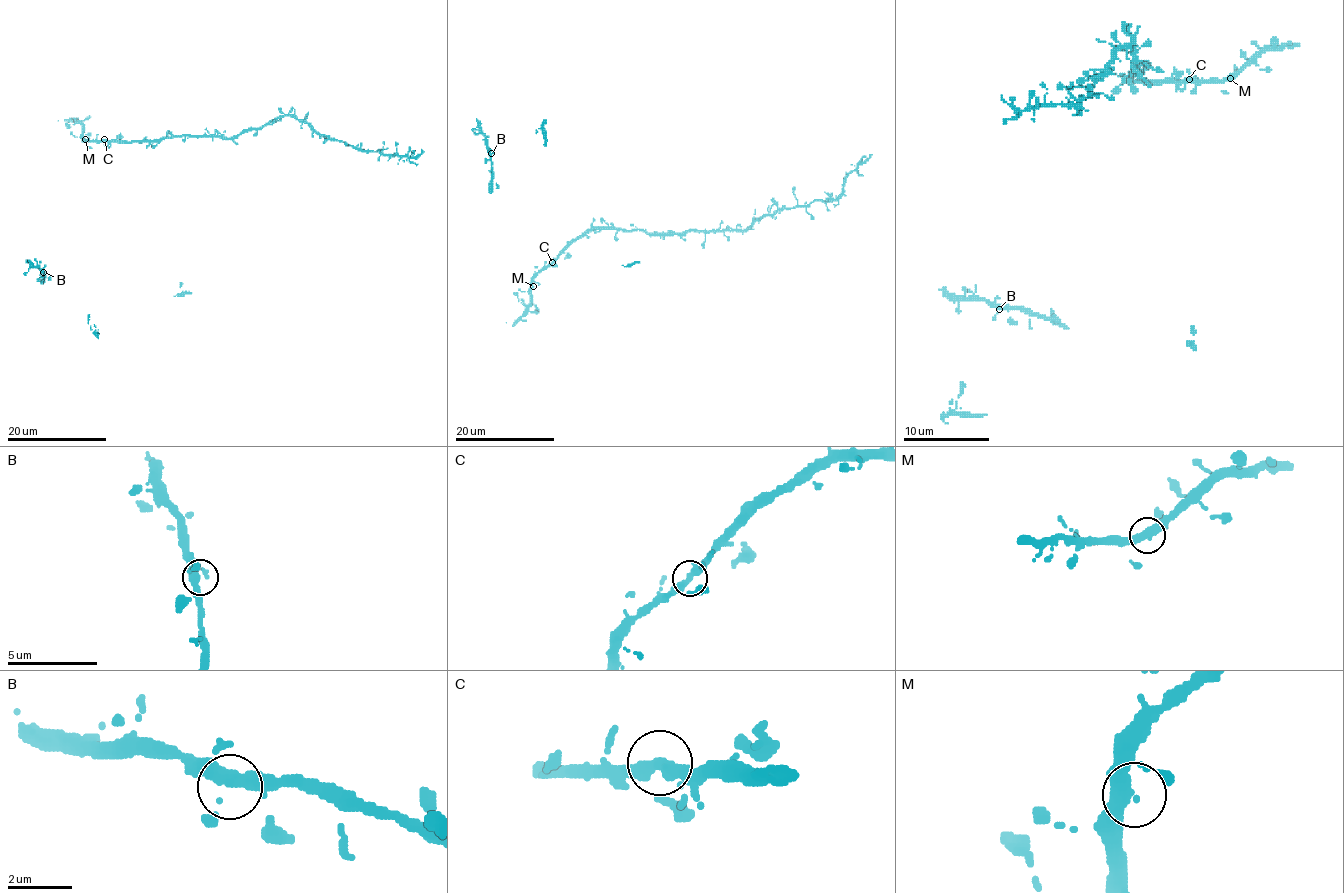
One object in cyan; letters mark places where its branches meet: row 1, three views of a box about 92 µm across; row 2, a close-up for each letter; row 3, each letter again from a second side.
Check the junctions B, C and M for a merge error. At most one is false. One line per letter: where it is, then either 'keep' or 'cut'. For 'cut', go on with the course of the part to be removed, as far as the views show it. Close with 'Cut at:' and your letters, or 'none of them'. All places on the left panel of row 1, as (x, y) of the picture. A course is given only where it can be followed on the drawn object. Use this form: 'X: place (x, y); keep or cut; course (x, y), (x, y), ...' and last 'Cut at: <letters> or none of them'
B: place (43, 272); keep
C: place (104, 139); keep
M: place (85, 139); keep
Cut at: none of them

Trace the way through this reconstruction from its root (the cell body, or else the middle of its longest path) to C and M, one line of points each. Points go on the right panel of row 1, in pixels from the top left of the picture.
C: (1131, 74), (1131, 80), (1142, 82), (1189, 78)
M: (1131, 74), (1131, 80), (1142, 82), (1230, 78)

